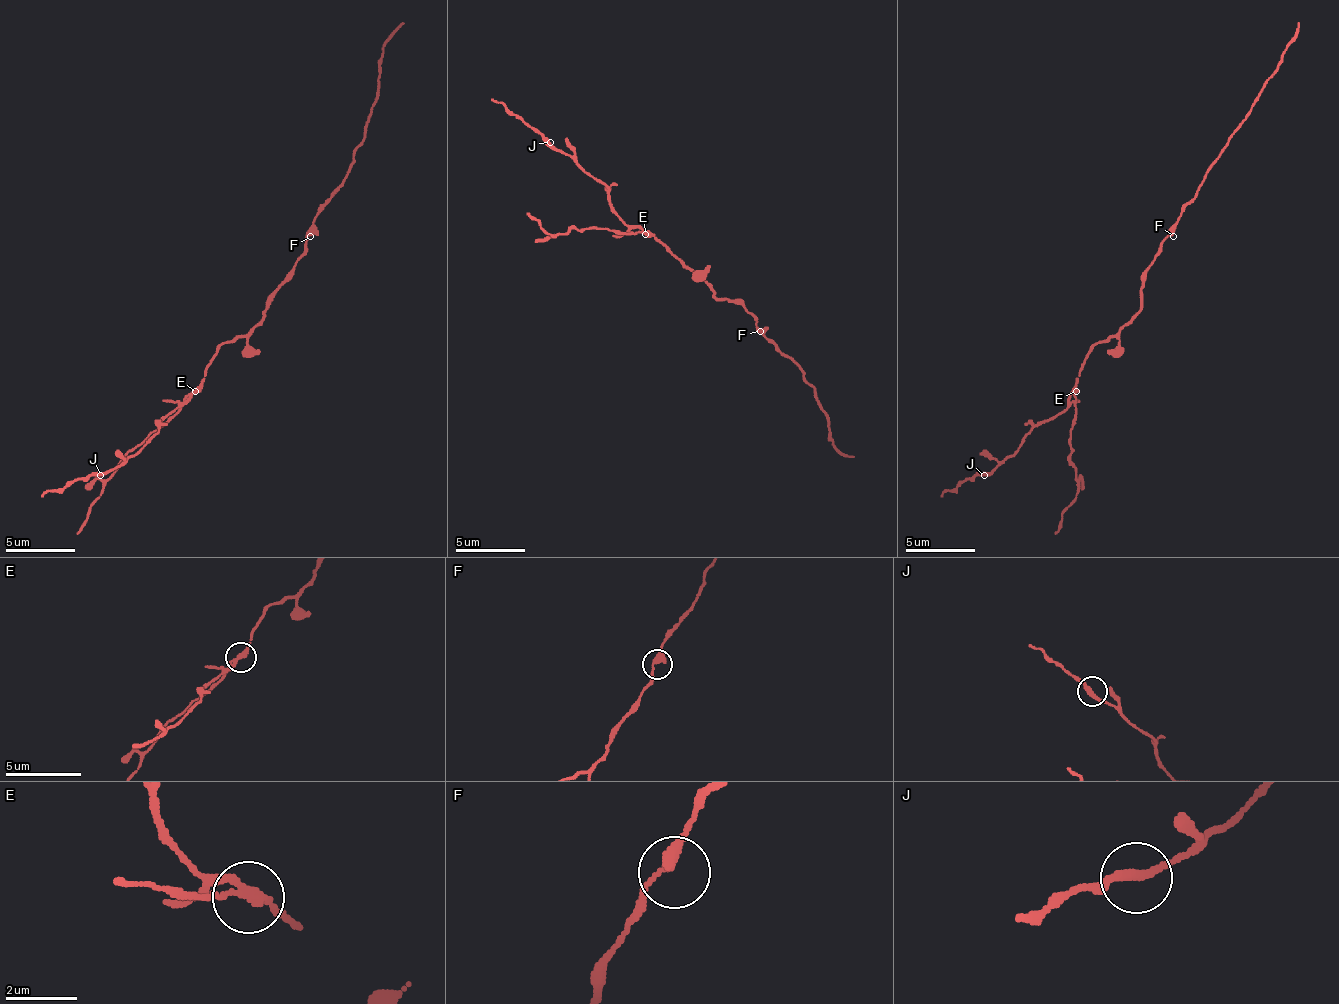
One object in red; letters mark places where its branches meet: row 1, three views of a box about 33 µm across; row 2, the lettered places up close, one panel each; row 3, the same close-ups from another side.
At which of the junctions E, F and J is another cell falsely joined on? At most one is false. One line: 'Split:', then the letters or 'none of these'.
Split: E

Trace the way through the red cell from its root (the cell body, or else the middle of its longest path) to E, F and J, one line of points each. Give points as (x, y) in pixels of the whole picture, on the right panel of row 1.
E: (1141, 306), (1117, 334), (1110, 334), (1089, 352), (1078, 370), (1075, 391)
F: (1141, 306), (1141, 275), (1155, 257), (1159, 247), (1173, 236)
J: (1141, 306), (1117, 334), (1089, 352), (1078, 370), (1075, 398), (984, 475)

